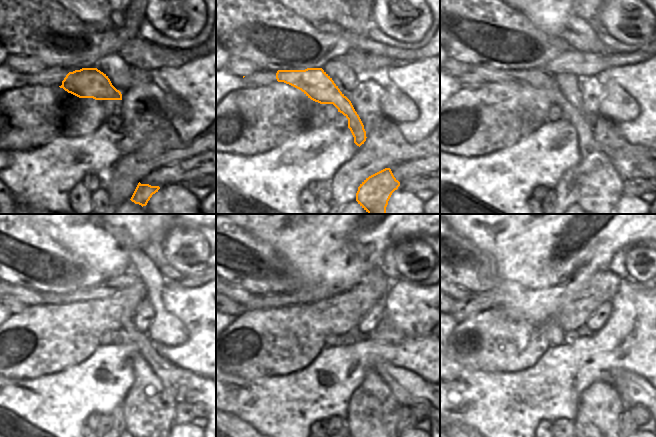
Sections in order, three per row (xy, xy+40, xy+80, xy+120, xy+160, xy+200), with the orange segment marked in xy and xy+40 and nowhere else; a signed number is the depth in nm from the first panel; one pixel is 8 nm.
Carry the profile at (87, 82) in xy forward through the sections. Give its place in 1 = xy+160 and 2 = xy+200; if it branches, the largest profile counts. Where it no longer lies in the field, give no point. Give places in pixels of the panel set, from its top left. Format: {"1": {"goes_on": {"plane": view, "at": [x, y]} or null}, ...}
{"1": {"goes_on": {"plane": "xy+160", "at": [373, 410]}}, "2": {"goes_on": {"plane": "xy+200", "at": [600, 407]}}}

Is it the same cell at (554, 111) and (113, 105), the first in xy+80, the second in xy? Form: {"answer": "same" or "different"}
{"answer": "same"}

